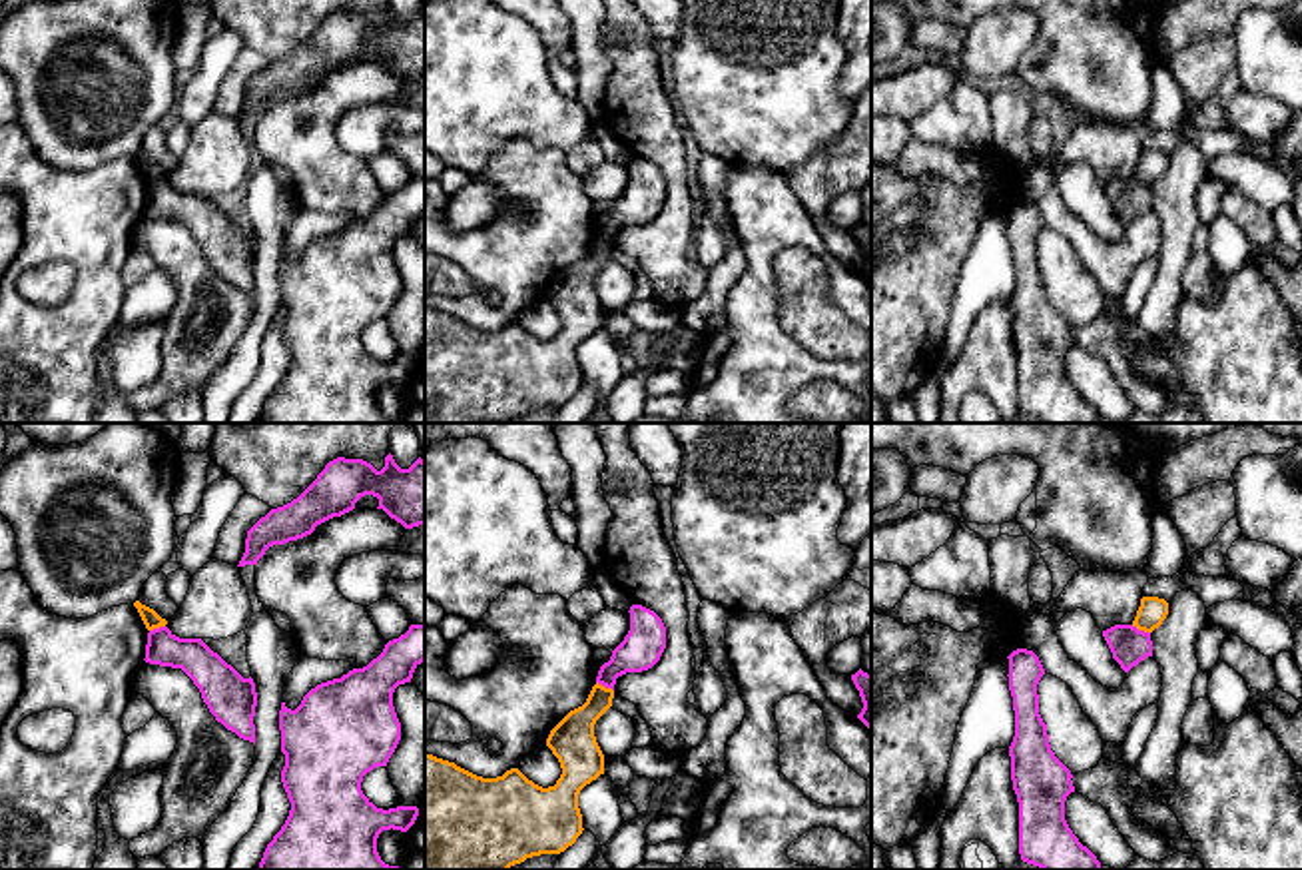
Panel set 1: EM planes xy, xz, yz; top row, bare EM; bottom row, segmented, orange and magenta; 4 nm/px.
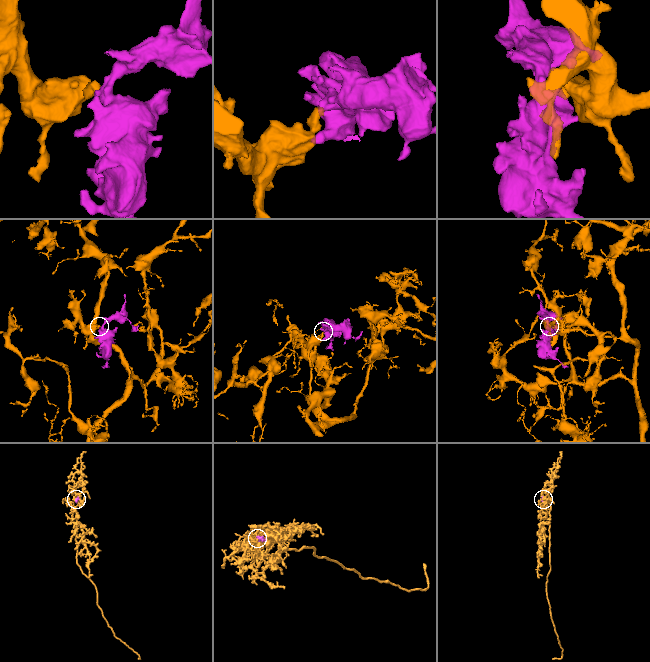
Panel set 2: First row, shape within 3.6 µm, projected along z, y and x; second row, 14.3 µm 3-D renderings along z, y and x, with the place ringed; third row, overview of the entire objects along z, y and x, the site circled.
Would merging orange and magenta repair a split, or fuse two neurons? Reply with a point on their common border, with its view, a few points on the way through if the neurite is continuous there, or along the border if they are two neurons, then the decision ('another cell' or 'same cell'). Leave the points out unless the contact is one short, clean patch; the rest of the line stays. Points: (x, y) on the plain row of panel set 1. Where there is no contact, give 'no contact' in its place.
contact yz (1141, 182); border yz (1131, 178), (1149, 186); another cell

